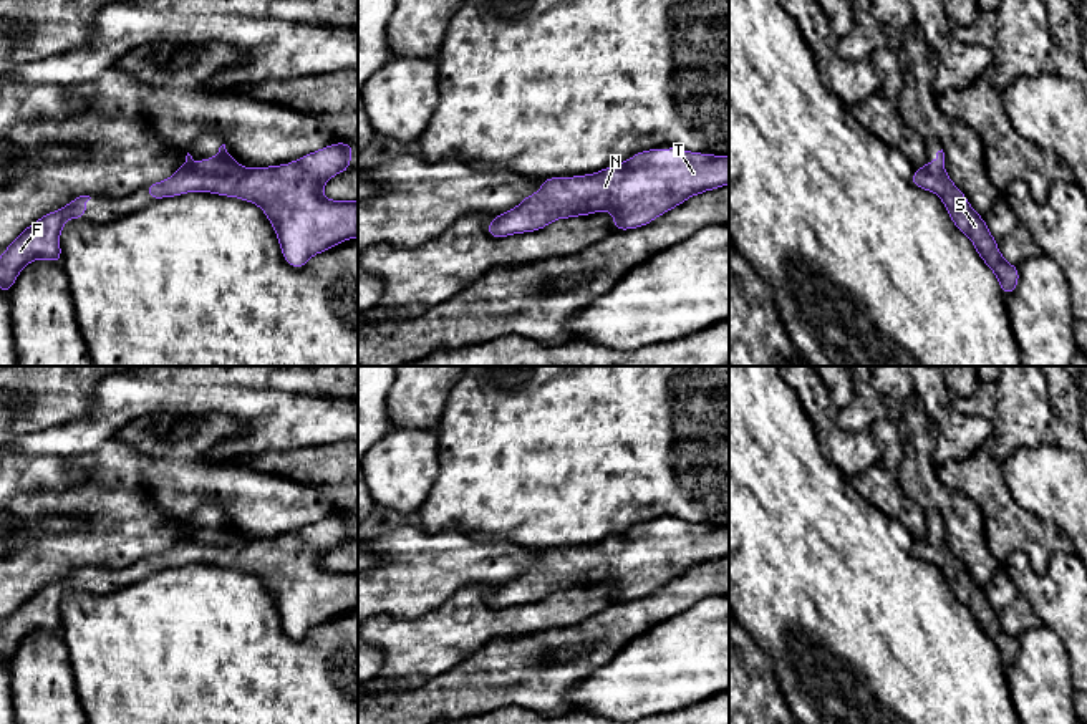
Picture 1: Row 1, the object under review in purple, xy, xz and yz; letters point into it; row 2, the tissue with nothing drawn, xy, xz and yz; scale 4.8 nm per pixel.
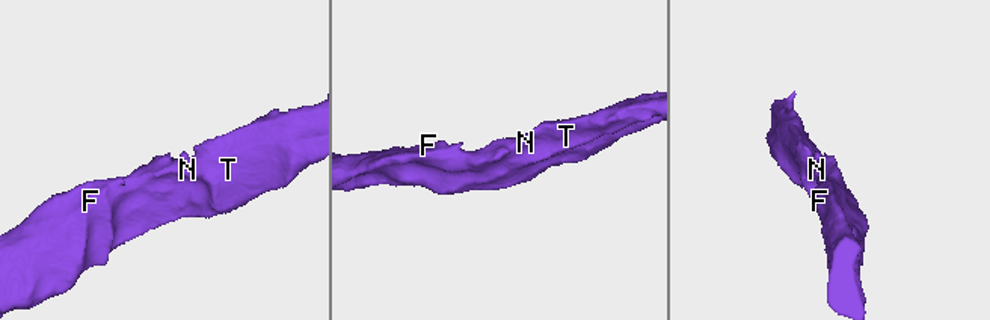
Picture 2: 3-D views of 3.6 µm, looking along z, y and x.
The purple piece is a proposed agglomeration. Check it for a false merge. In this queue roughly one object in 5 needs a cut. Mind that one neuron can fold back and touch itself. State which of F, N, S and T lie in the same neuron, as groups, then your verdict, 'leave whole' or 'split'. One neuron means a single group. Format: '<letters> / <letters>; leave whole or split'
F N S T; leave whole

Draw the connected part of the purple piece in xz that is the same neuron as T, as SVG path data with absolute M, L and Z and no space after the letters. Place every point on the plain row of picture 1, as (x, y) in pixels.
M655 519L595 545L544 550L539 563L497 585L486 603L502 610L600 582L613 585L616 601L640 600L689 568L726 555L729 527Z

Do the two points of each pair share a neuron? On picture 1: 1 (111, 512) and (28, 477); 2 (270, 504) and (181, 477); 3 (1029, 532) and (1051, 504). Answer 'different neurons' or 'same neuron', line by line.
1: different neurons
2: same neuron
3: different neurons

